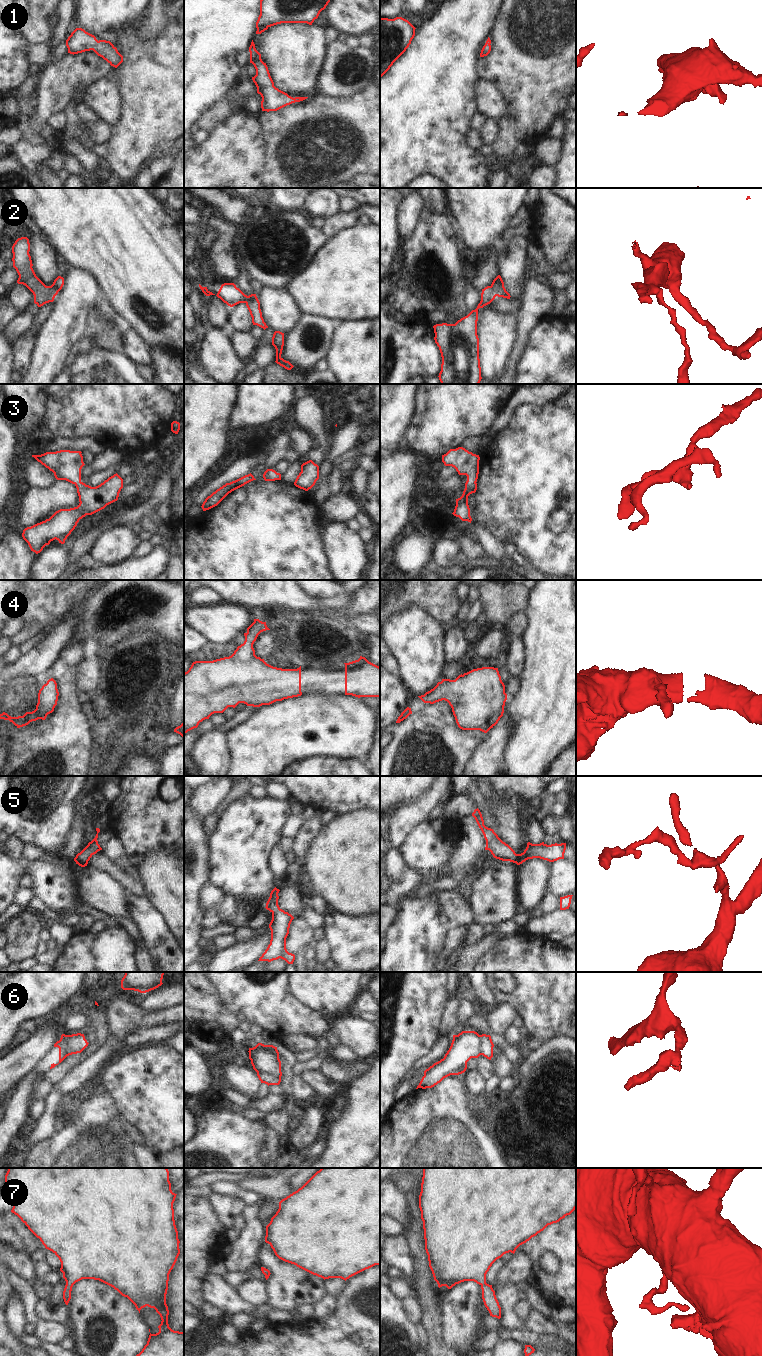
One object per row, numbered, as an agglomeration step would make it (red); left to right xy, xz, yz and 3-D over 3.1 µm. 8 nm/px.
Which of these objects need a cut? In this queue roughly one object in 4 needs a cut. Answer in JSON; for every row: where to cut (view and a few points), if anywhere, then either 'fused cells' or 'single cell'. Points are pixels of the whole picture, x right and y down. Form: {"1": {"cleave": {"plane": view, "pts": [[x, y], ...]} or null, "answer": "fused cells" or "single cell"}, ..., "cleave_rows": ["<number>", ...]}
{"1": {"cleave": null, "answer": "single cell"}, "2": {"cleave": {"plane": "xz", "pts": [[255, 294], [245, 302]]}, "answer": "fused cells"}, "3": {"cleave": null, "answer": "single cell"}, "4": {"cleave": null, "answer": "single cell"}, "5": {"cleave": null, "answer": "single cell"}, "6": {"cleave": {"plane": "xy", "pts": [[66, 1035], [67, 1055]]}, "answer": "fused cells"}, "7": {"cleave": null, "answer": "single cell"}, "cleave_rows": ["2", "6"]}

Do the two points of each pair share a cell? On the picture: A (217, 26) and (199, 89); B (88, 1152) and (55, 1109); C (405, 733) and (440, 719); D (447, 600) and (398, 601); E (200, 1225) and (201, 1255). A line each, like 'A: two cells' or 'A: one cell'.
A: one cell
B: two cells
C: one cell
D: one cell
E: one cell

